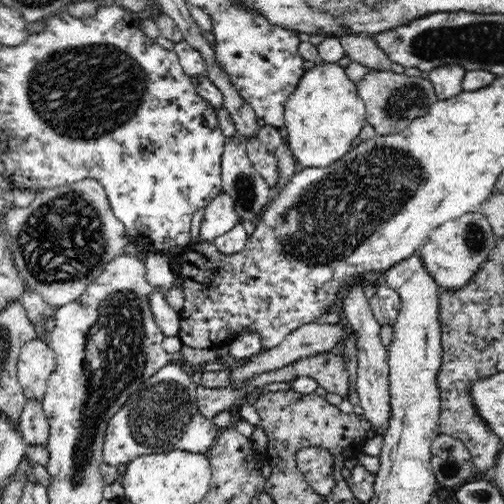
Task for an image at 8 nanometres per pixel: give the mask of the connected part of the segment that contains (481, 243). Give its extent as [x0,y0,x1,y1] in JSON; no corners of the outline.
[418,210,496,290]

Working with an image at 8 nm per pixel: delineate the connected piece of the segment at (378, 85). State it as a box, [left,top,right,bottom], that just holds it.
[356,69,439,135]

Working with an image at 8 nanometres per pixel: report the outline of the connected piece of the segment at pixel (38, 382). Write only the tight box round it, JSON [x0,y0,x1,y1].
[17,337,57,398]

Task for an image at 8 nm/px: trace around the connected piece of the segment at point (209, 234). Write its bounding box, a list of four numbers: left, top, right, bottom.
[201,191,239,243]

